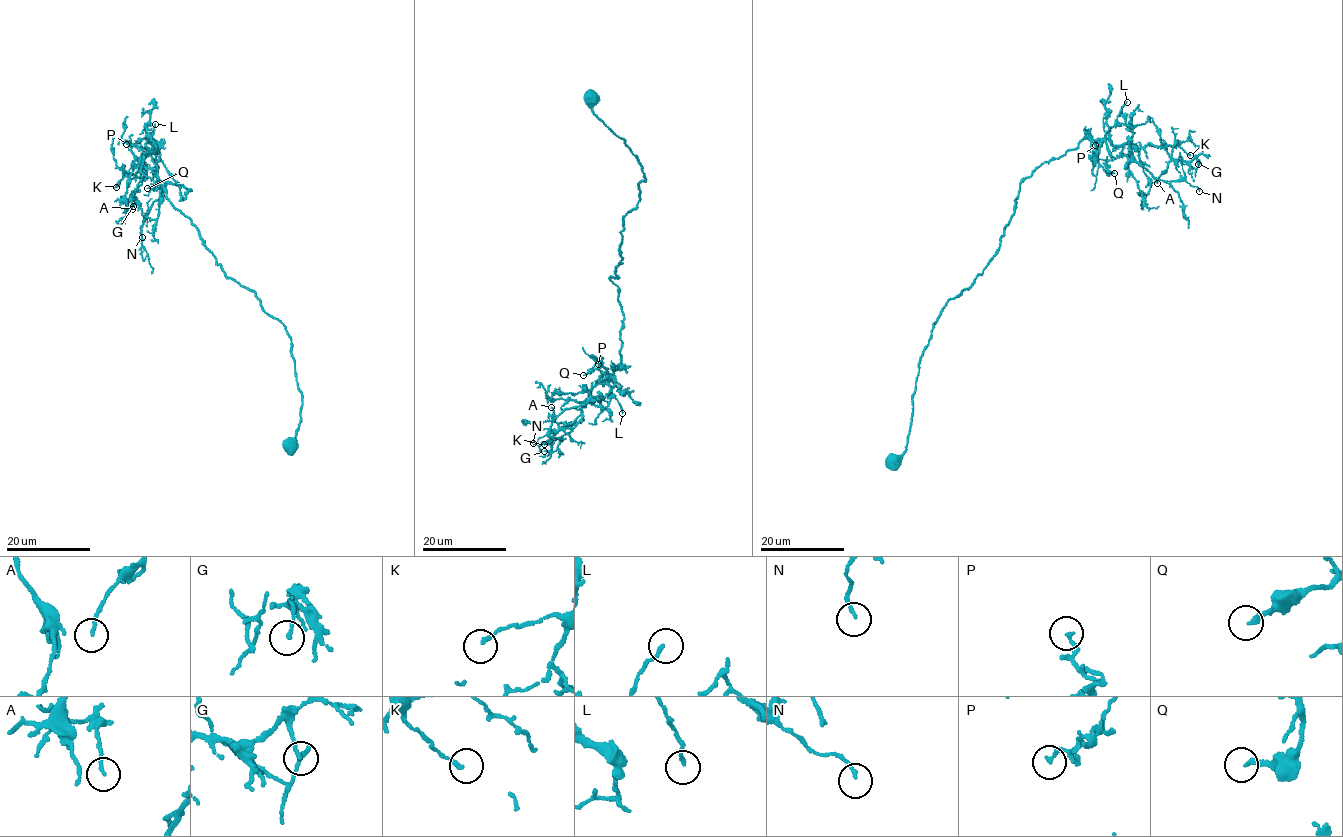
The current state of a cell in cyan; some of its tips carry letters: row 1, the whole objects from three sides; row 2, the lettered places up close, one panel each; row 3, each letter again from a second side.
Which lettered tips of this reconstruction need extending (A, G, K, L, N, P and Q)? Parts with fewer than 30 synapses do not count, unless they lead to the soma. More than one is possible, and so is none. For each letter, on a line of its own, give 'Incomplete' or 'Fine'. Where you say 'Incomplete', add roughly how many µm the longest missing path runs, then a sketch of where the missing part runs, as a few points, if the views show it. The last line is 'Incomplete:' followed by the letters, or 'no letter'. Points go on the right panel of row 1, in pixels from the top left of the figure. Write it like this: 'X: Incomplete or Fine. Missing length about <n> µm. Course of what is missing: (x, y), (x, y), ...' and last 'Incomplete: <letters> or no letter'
A: Fine
G: Fine
K: Fine
L: Fine
N: Fine
P: Fine
Q: Incomplete. Missing length about 15 µm. Course of what is missing: (1114, 173), (1119, 171), (1127, 175), (1117, 183), (1119, 197)
Incomplete: Q

